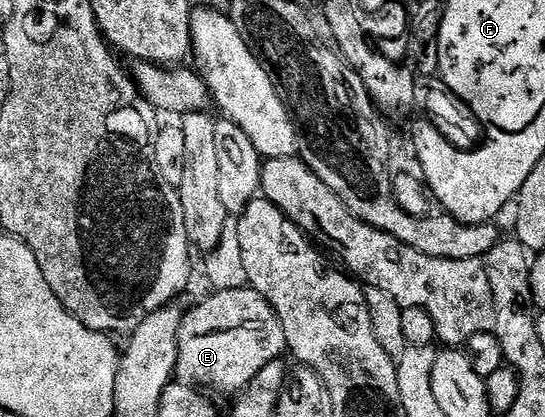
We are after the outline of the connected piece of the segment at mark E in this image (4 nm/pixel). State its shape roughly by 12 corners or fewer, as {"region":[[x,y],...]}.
{"region":[[247,287],[183,316],[178,382],[235,397],[286,351]]}

